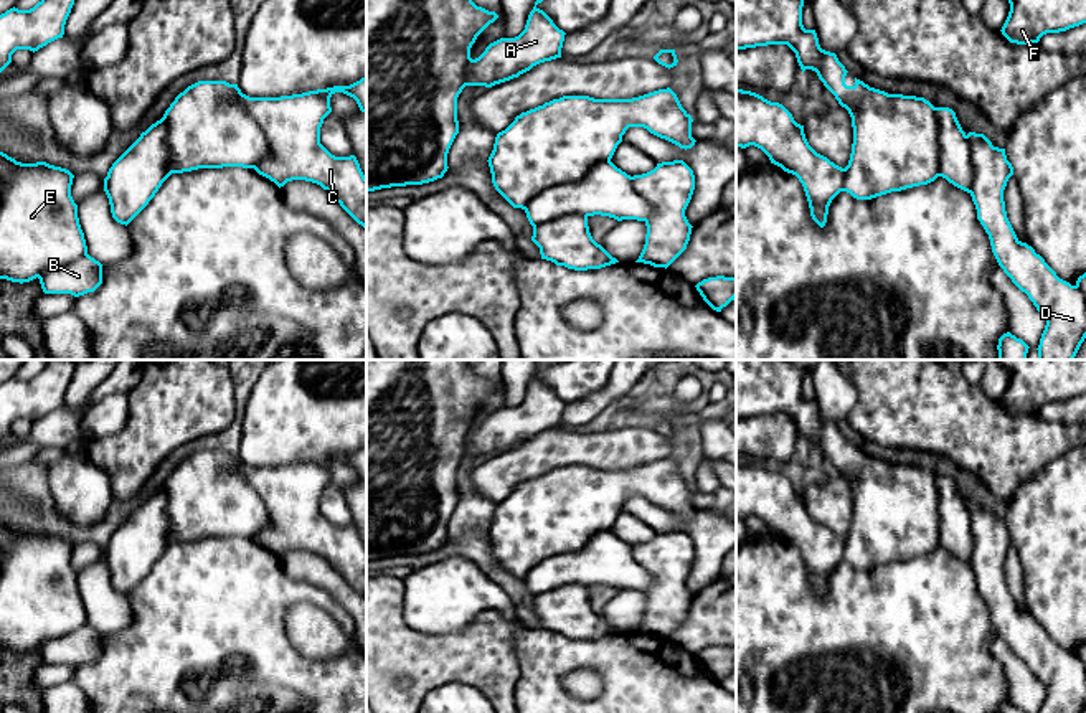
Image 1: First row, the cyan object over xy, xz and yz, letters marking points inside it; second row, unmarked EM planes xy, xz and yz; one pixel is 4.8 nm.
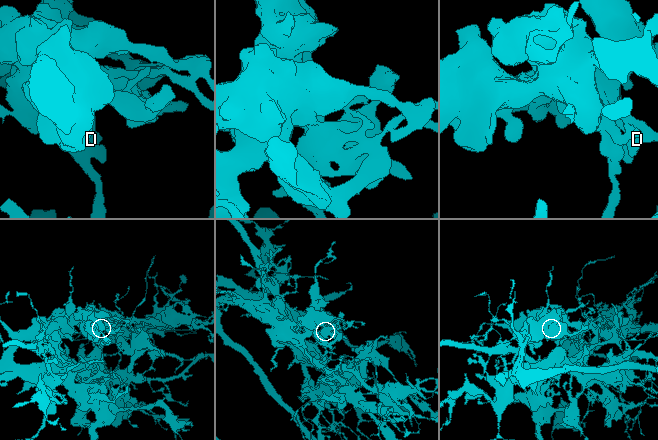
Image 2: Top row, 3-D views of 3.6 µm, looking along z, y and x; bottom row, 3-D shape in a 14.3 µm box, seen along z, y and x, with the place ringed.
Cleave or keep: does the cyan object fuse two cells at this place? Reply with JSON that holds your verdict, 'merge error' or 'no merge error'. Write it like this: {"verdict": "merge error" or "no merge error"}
{"verdict": "merge error"}

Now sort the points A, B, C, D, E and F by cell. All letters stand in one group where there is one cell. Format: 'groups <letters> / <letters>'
groups A C D E F / B

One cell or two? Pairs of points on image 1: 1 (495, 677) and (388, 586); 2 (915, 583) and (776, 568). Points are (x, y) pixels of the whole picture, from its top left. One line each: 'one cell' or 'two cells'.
1: one cell
2: one cell

